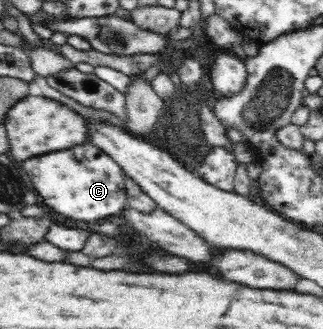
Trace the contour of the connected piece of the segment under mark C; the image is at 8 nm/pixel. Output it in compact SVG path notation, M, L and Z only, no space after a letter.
M91 141L71 150L32 156L20 165L43 204L65 218L95 222L127 207L121 165Z

